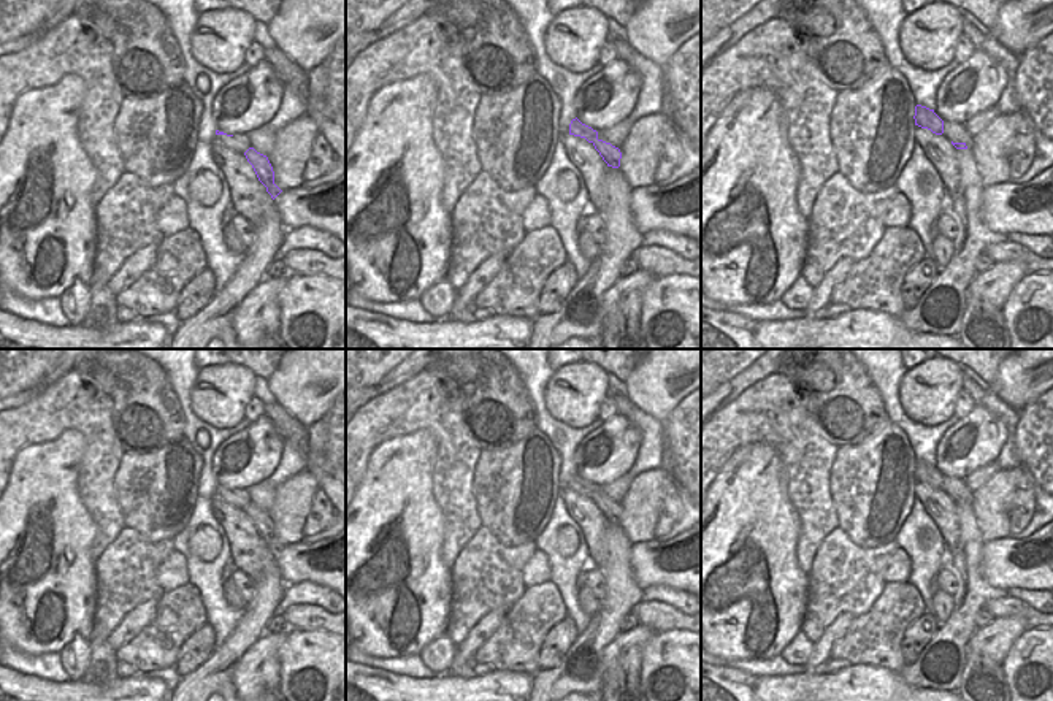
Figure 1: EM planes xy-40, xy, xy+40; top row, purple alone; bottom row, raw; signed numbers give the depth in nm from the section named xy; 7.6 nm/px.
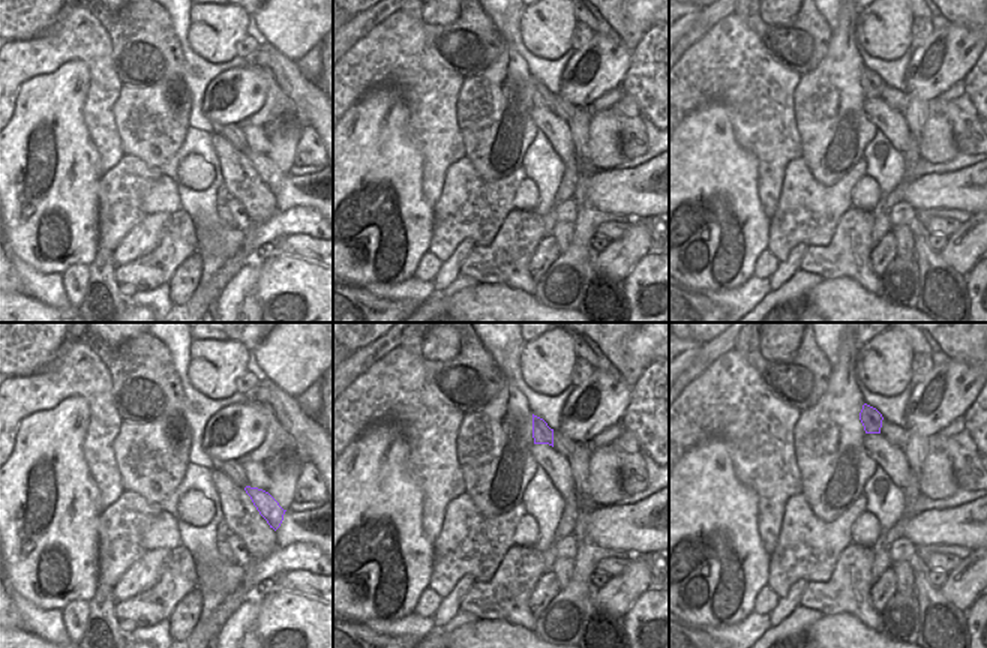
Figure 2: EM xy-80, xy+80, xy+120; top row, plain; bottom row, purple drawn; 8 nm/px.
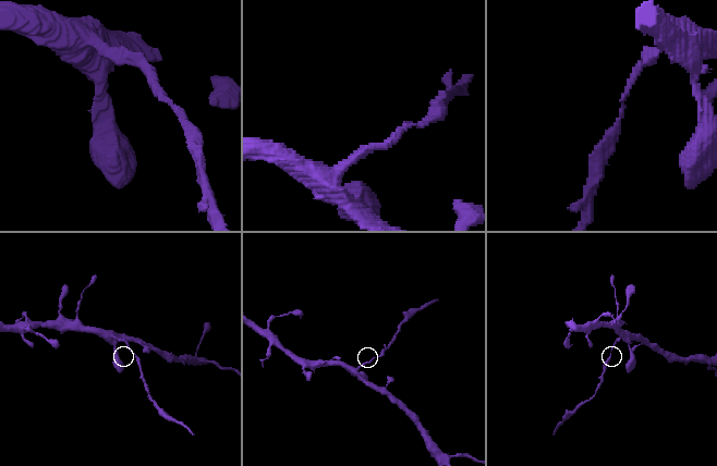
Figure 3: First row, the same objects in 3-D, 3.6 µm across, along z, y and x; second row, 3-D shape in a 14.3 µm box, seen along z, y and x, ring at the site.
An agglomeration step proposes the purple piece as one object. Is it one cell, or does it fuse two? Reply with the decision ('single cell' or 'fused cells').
fused cells

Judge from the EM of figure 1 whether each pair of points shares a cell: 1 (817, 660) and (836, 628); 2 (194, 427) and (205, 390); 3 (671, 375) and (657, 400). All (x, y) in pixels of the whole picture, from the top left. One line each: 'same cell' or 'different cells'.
1: same cell
2: different cells
3: same cell

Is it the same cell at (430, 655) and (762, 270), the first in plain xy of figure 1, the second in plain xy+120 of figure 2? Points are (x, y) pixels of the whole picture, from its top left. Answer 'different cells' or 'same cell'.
same cell

